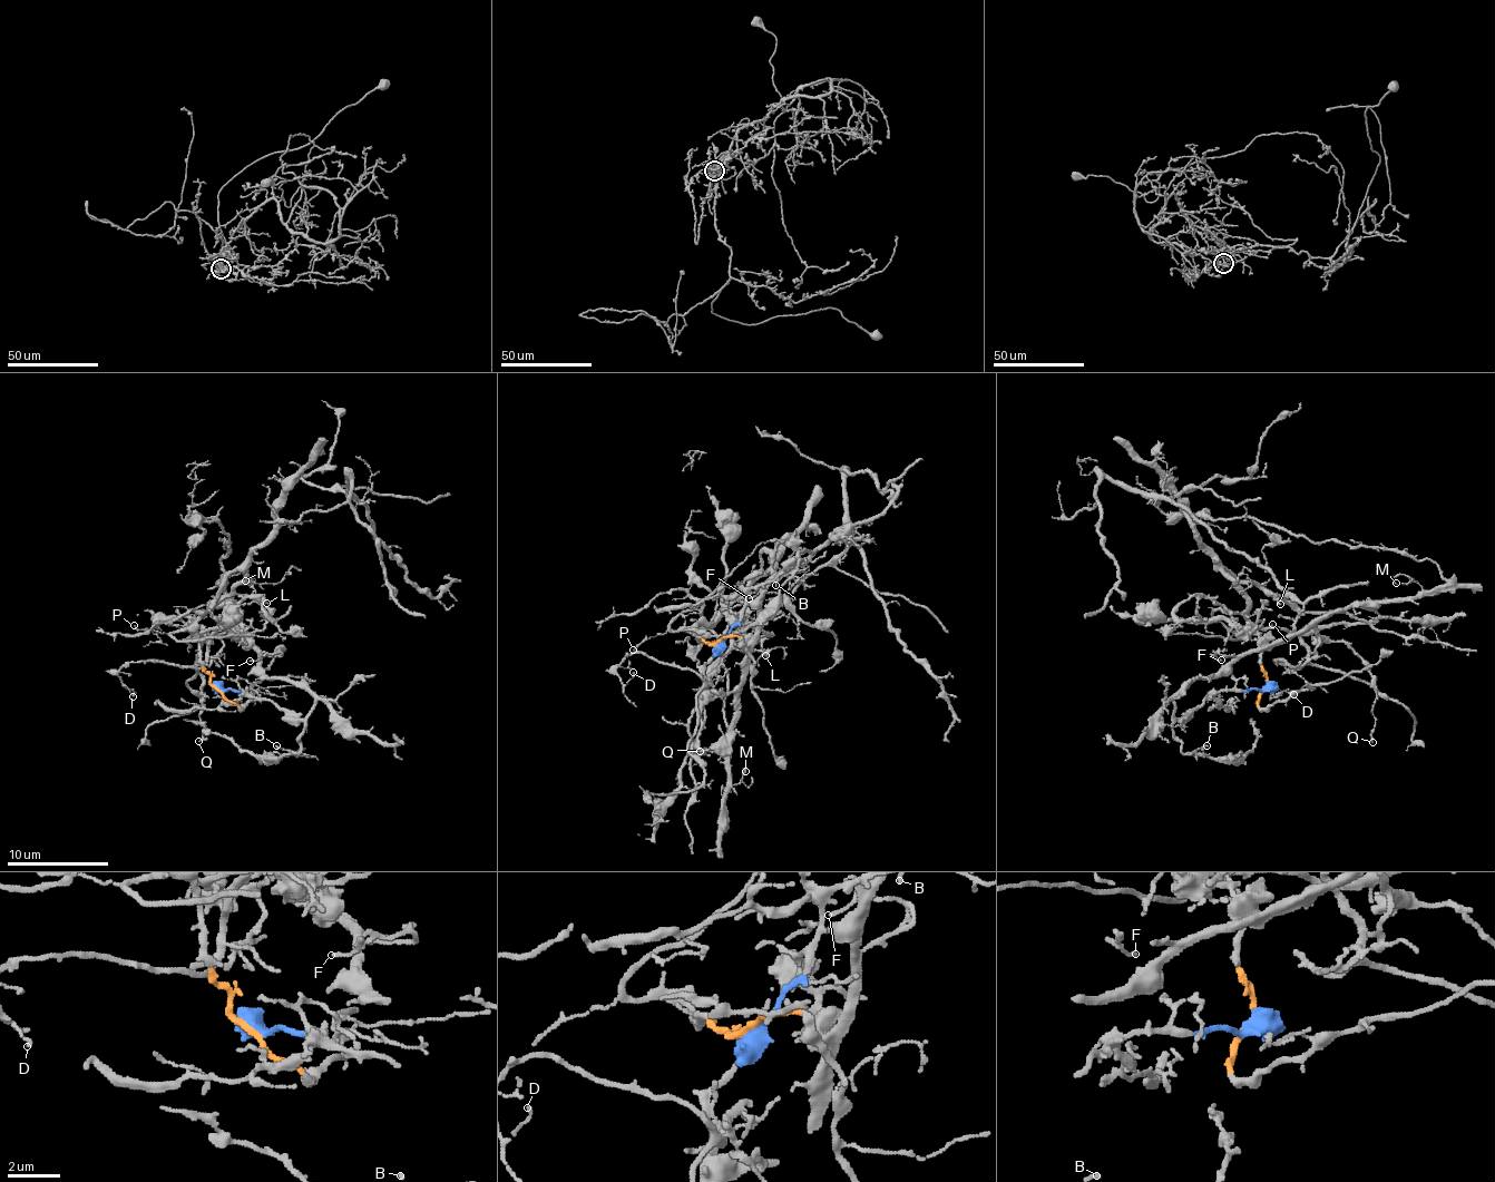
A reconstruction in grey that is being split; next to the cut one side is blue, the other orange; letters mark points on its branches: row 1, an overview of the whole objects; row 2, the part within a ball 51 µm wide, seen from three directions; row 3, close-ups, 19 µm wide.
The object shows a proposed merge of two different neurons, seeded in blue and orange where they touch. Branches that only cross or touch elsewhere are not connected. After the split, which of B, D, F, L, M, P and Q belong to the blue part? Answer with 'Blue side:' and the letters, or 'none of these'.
Blue side: B, F, M, Q

